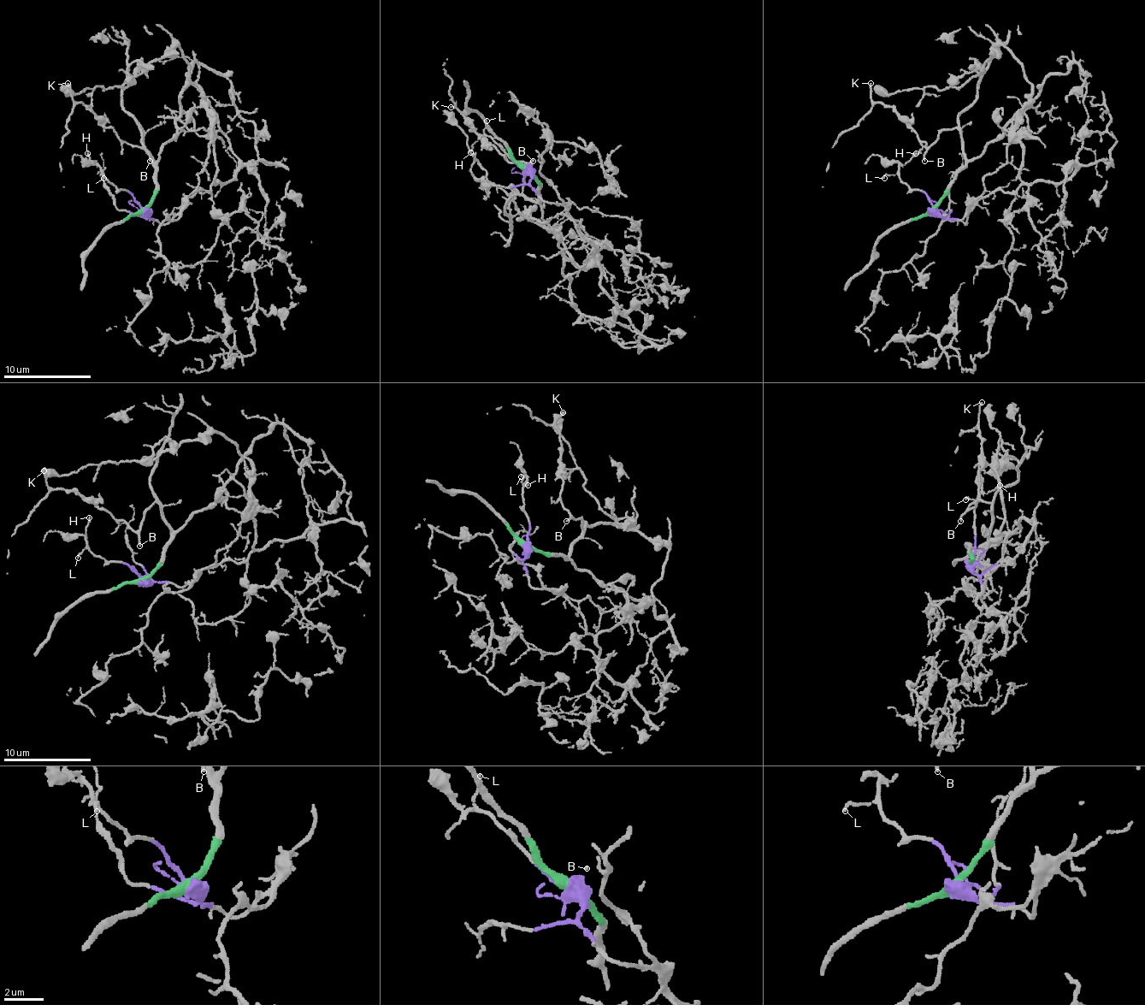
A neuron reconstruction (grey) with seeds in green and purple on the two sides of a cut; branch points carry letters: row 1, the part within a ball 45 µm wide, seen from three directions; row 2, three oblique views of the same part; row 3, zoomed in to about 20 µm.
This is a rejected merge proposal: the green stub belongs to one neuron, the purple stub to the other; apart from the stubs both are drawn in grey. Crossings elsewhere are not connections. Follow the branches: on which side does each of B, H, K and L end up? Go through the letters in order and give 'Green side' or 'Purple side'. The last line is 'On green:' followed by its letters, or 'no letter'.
B: Green side
H: Purple side
K: Green side
L: Purple side
On green: B, K

